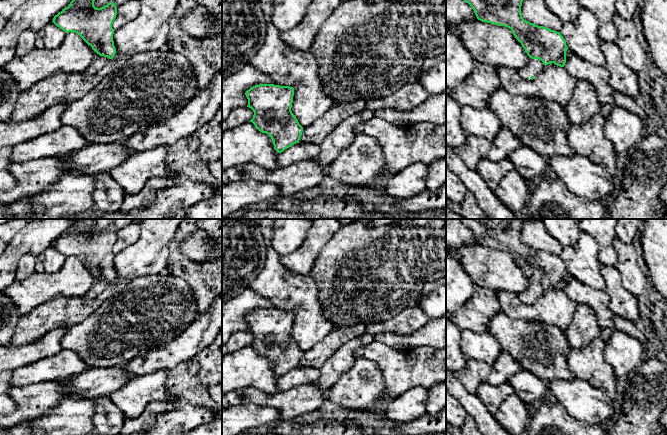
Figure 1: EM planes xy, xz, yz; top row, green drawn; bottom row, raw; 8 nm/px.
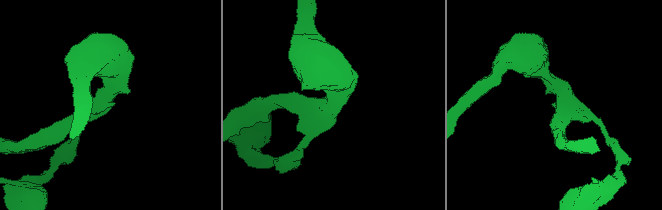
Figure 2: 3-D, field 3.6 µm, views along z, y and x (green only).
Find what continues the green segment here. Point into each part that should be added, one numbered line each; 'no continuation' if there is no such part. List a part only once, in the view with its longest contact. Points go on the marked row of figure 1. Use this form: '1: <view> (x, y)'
1: yz (534, 66)

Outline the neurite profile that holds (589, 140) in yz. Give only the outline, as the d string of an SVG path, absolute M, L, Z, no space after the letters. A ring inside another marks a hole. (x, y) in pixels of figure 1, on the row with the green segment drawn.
M601 113L591 117L583 125L570 124L567 142L575 154L604 167L614 177L620 168L620 160L613 142L605 135L604 125L605 119Z

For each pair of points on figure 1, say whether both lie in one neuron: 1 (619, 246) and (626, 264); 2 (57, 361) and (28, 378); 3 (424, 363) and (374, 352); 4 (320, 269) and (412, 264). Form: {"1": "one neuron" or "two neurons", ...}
{"1": "one neuron", "2": "one neuron", "3": "one neuron", "4": "one neuron"}

